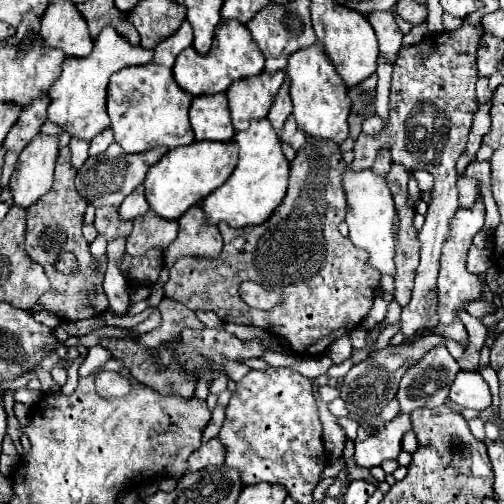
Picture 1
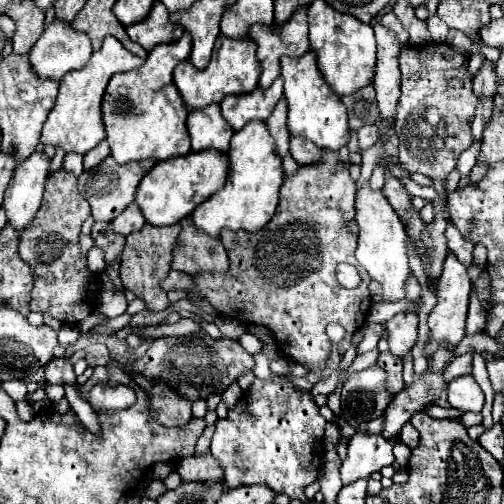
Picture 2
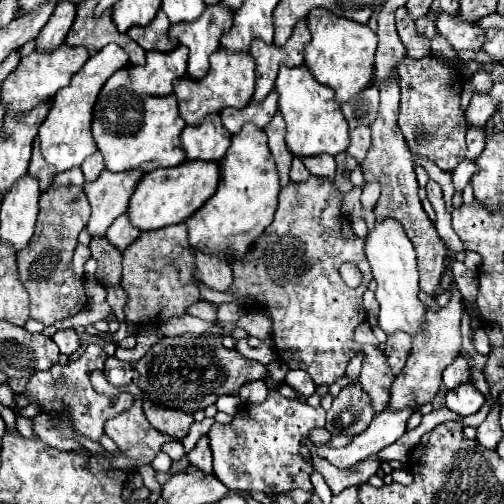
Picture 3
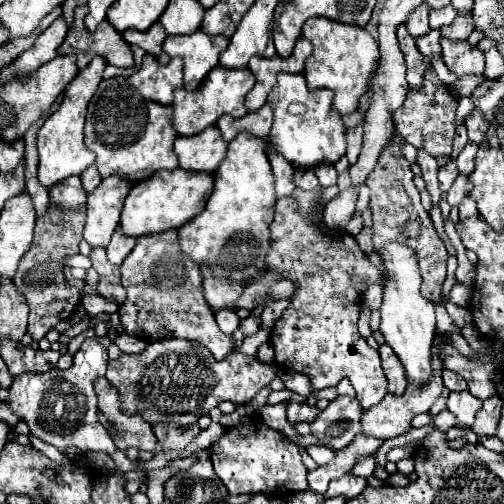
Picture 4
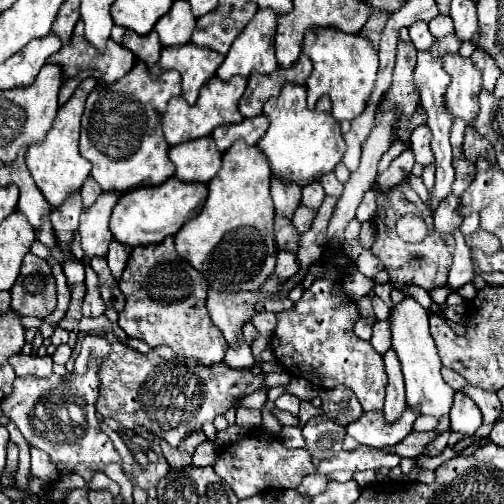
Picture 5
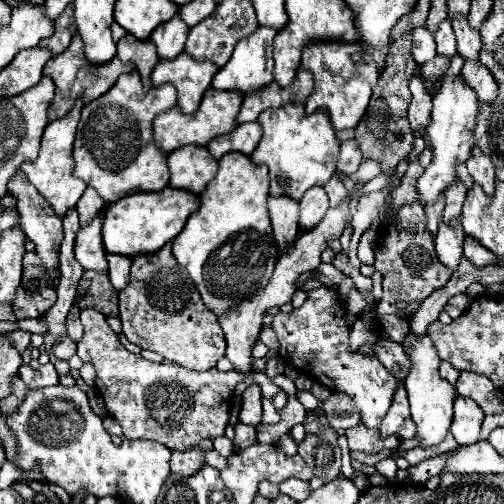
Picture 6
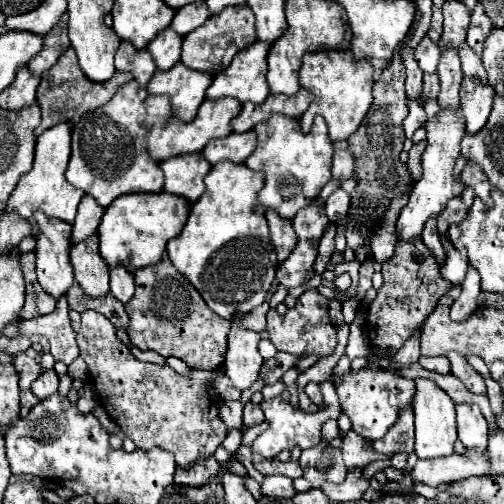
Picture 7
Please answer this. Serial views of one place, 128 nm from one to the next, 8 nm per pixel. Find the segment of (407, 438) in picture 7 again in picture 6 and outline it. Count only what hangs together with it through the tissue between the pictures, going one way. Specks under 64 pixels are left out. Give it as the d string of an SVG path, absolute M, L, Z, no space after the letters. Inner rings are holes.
M398 384L396 392L394 392L392 406L390 406L388 414L382 420L380 432L382 432L382 436L398 434L402 440L416 436L416 424L412 422L412 416L410 416L410 408L408 408L408 398L406 398L404 384Z

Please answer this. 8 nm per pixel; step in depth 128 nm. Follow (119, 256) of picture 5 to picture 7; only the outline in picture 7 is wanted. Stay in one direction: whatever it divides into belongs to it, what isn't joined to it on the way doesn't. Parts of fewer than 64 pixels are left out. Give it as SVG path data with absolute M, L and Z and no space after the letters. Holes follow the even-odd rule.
M110 268L110 292L126 304L134 296L134 274L126 268Z

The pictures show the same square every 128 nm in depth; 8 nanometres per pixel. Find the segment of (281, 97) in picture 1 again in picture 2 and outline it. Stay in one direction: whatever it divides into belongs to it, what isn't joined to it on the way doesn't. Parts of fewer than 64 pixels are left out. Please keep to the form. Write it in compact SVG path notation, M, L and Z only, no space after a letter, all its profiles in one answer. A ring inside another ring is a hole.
M280 98L272 116L268 118L268 128L270 128L270 134L276 142L276 148L278 148L278 154L280 156L286 156L288 154L288 140L290 140L290 134L288 134L288 126L286 126L286 116L288 116L288 106L286 106L286 100Z

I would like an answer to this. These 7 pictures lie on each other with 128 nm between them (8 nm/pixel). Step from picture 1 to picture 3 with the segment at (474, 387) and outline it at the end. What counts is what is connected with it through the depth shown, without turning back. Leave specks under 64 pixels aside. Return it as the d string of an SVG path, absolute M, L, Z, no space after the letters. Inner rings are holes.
M466 382L466 384L460 384L452 390L448 390L446 408L450 408L452 412L456 412L460 416L470 416L482 408L484 400L486 400L484 394L480 394L470 382Z

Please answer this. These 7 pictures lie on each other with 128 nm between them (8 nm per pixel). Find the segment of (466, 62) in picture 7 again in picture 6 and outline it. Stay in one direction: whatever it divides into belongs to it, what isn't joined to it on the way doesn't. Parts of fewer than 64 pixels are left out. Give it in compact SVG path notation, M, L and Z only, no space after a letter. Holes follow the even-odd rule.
M452 16L452 28L458 40L458 54L466 60L478 60L480 50L480 34L468 24L466 16Z

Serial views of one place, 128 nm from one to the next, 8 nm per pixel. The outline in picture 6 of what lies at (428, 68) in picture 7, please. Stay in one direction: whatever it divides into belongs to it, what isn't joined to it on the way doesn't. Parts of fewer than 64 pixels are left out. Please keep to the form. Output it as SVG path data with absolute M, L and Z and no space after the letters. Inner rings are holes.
M416 28L412 32L412 54L418 66L436 56L436 42L434 36L428 32L428 28Z

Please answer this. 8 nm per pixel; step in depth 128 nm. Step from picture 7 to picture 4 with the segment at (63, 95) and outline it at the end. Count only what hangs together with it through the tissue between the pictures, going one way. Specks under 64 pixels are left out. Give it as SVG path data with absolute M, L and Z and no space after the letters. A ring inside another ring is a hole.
M78 6L74 12L74 24L68 30L64 44L58 48L58 54L76 54L78 68L84 68L94 56L104 56L108 64L120 68L132 68L134 56L130 44L116 32L108 20L102 20L96 32L88 32L84 26L84 18L88 14L88 6Z

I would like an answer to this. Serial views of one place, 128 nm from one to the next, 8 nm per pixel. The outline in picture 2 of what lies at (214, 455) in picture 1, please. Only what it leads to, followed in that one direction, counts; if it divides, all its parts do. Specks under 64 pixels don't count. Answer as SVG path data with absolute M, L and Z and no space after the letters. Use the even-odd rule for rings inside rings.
M210 452L194 454L194 456L188 456L188 458L180 460L176 464L176 470L182 476L182 482L190 482L190 480L196 480L196 482L220 480L222 474L224 474L222 466L218 464L218 460Z

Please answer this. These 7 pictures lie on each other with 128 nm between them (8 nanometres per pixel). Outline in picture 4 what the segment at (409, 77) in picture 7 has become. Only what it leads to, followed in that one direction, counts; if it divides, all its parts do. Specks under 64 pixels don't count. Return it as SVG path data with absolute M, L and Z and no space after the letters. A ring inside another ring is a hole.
M418 150L418 166L426 184L426 190L432 196L432 204L438 206L440 202L440 188L438 188L438 162L424 150Z

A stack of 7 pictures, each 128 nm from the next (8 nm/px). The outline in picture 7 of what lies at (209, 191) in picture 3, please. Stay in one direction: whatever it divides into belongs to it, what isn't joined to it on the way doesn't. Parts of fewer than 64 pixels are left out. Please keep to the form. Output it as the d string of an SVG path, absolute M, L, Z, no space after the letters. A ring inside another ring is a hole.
M170 192L158 194L124 194L116 198L102 216L98 226L100 254L110 268L124 266L130 272L136 268L152 266L162 260L170 238L178 236L190 214L190 202Z

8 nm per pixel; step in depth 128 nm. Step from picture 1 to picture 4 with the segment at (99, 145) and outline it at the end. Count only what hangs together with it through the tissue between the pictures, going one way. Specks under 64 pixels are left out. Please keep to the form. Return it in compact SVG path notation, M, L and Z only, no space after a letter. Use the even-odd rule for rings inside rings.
M92 164L84 174L82 174L82 184L84 184L84 190L86 192L92 192L92 188L96 188L100 184L100 174L98 174L98 168L96 164Z

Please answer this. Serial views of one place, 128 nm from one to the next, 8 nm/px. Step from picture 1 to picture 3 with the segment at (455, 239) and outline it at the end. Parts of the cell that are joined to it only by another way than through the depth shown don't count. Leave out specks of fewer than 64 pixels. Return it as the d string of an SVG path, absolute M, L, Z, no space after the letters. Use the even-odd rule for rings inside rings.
M456 284L450 286L450 302L440 308L438 312L428 312L424 316L422 332L412 340L412 352L406 360L406 366L402 372L396 376L392 384L392 396L390 396L390 406L392 410L400 408L416 408L422 406L424 402L432 402L440 384L442 384L442 372L456 356L462 352L462 334L460 334L460 322L462 322L462 294L456 288Z

